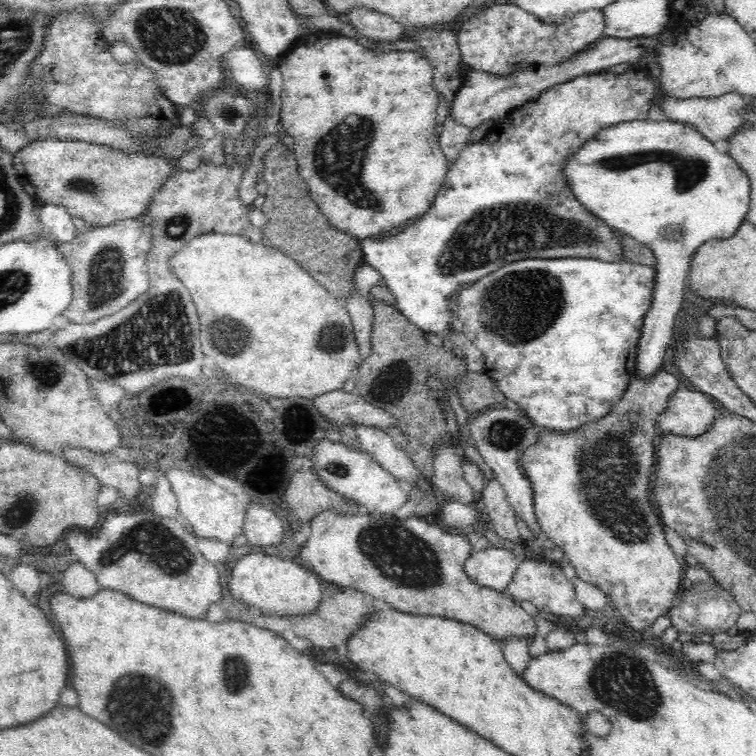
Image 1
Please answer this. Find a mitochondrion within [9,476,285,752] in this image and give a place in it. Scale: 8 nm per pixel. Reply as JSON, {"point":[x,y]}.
{"point":[140,706]}

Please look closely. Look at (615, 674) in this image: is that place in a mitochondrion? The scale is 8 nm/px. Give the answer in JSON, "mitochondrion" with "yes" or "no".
{"mitochondrion":"yes"}

